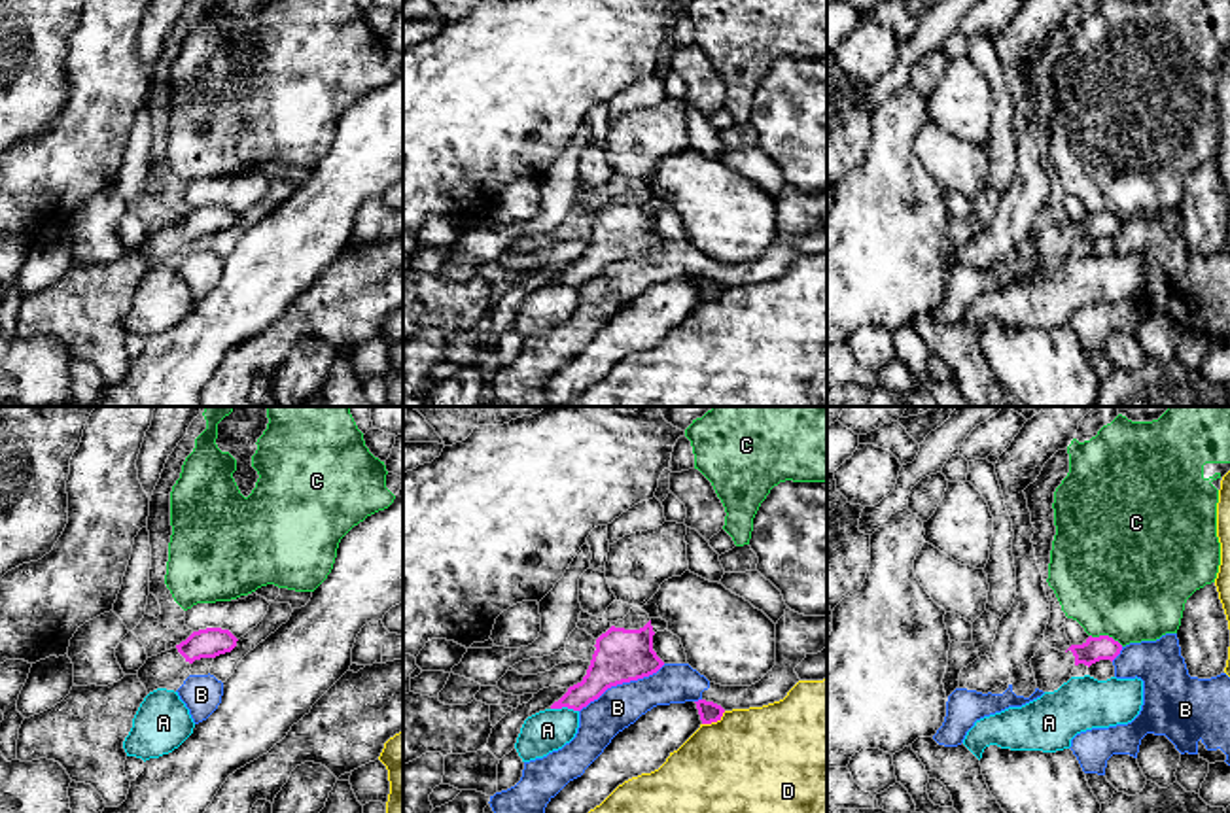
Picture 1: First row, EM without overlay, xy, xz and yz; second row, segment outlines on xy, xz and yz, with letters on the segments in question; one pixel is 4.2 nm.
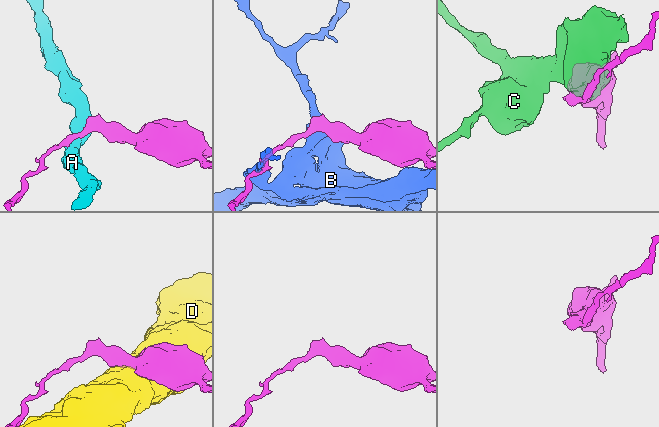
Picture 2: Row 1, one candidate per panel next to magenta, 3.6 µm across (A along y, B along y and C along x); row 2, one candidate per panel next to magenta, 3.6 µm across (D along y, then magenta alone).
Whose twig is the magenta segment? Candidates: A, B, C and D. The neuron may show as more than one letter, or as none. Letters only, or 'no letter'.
no letter

